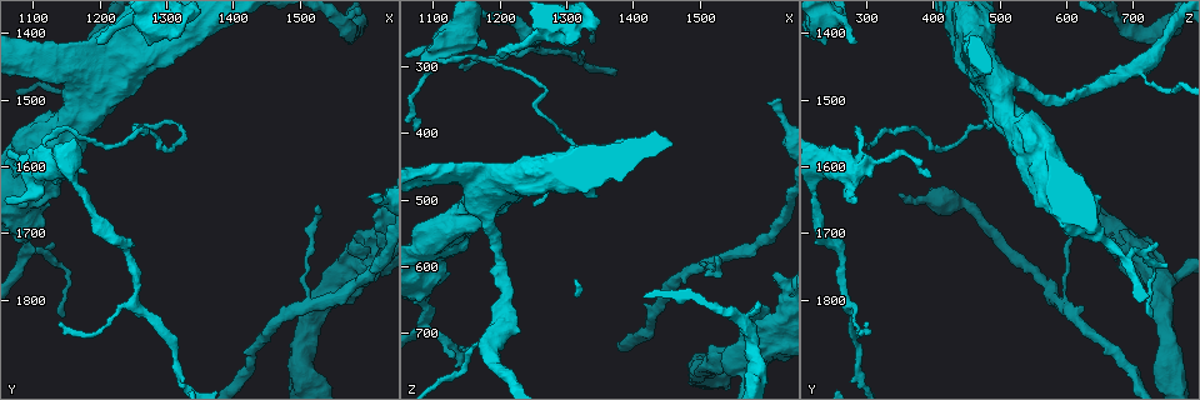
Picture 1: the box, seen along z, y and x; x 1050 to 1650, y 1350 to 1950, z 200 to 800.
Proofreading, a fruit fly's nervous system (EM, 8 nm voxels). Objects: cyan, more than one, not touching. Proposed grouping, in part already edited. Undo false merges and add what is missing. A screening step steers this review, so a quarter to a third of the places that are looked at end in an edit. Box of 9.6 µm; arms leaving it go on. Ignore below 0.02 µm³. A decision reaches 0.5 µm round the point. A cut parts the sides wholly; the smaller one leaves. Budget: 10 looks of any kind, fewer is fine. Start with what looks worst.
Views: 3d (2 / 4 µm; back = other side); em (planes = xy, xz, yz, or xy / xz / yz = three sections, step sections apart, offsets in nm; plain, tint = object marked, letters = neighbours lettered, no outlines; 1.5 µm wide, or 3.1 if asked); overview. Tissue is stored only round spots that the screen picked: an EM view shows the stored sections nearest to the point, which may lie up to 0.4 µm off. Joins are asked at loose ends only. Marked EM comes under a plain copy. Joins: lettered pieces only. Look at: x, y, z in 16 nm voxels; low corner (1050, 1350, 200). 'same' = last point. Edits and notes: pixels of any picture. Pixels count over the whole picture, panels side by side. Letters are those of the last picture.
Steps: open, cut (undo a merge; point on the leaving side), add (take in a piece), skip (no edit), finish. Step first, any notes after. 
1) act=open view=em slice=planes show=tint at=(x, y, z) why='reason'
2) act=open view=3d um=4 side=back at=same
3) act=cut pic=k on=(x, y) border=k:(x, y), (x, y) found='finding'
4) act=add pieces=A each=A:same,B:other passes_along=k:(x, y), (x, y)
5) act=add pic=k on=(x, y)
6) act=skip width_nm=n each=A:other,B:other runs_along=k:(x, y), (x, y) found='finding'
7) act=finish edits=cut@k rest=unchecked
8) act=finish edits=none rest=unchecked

act=open view=em slice=planes show=letters at=(1185, 1475, 520) why='calibre changes'

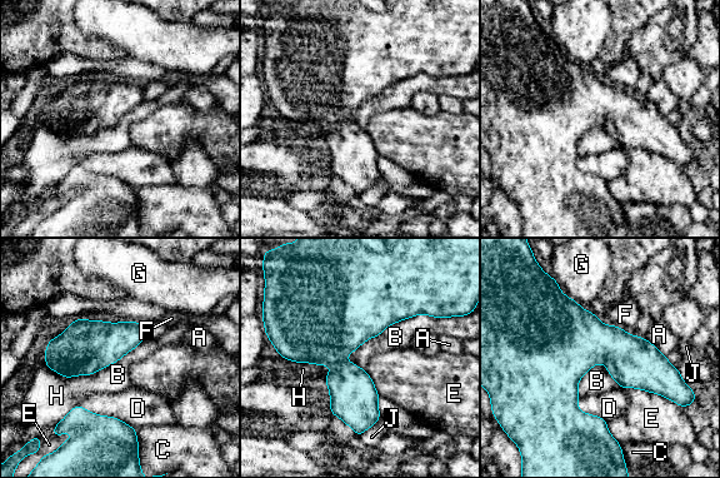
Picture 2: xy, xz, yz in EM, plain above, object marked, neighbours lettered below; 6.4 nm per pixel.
act=skip width_nm=190 each=A:other,B:other,C:other,D:other,E:other,F:other,G:other,H:other,J:other border=2:(436, 317), (394, 322), (345, 361) found='one neuron here'

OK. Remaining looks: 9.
act=open view=3d um=4 at=(1200, 1410, 285) why='an open end'

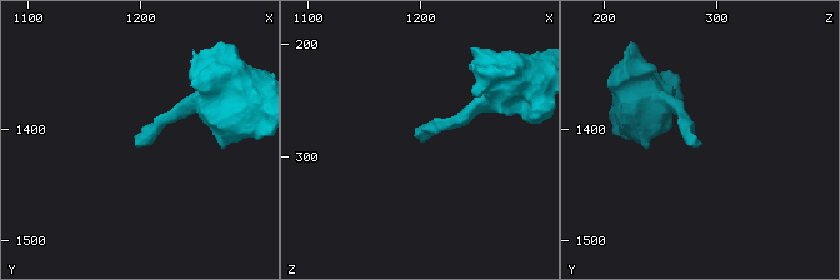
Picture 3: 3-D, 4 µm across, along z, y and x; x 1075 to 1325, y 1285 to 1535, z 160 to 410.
act=open view=em slice=planes show=letters at=(1196, 1406, 284)

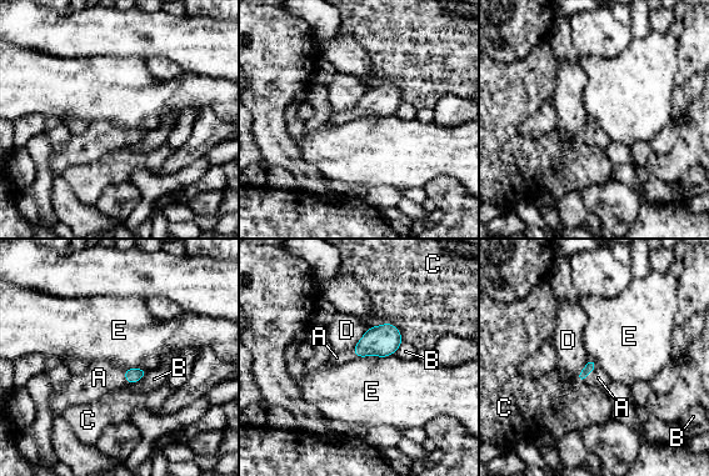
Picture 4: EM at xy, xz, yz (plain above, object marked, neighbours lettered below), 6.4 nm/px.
act=add pieces=A longest_contact=C:240nm each=A:same,B:other,C:other,D:other,E:other passes_along=4:(590, 366), (590, 371), (598, 377) found='it goes on there'

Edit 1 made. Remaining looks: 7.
act=open view=overview

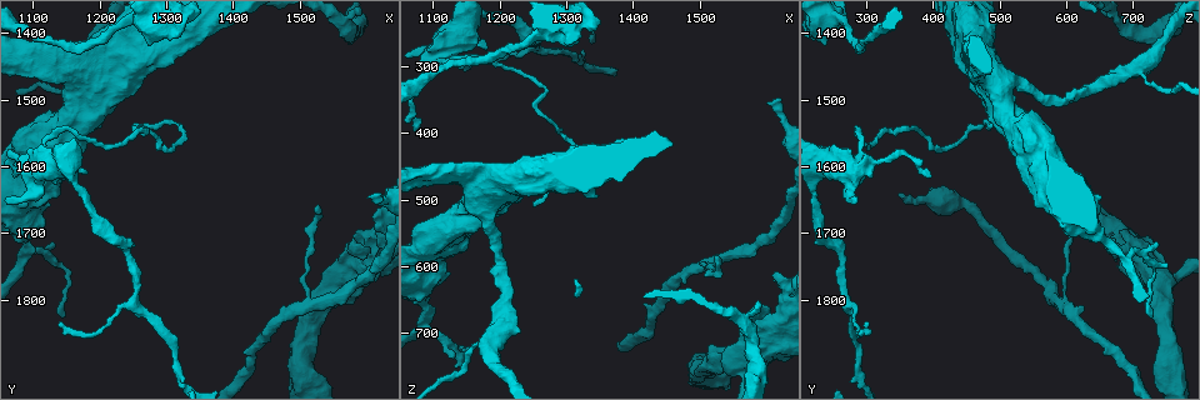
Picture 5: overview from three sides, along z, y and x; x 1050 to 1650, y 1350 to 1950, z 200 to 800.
act=open view=3d um=4 side=back at=(1120, 1555, 290) why='sharp bend'

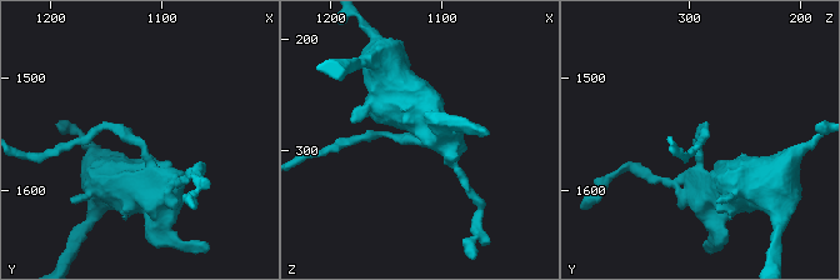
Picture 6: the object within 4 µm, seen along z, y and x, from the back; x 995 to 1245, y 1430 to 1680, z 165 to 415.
act=open view=em slice=yz step=8 show=tint at=(1120, 1560, 294)

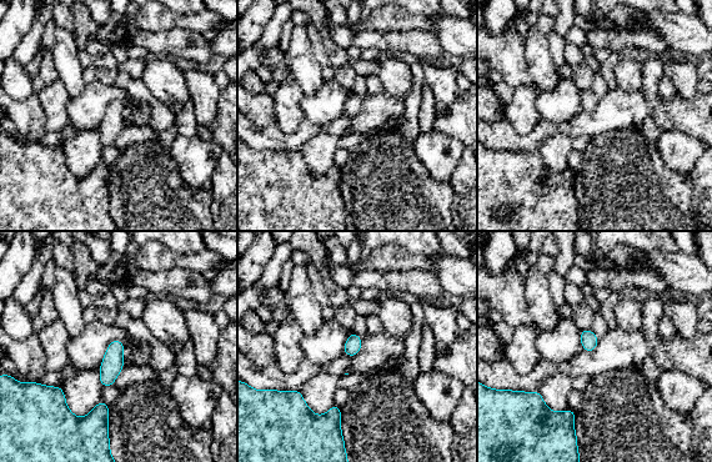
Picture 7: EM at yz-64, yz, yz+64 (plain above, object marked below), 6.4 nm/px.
act=open view=em slice=planes show=letters at=same why='another direction'

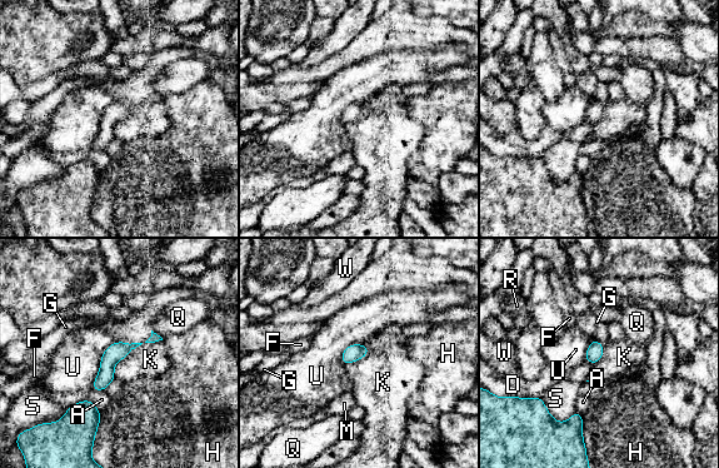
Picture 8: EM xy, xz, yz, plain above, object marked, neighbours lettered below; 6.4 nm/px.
act=skip each=A:other,D:other,F:other,G:other,H:other,K:other,M:other,Q:other,R:other,S:other,U:other,W:other border=8:(143, 343), (115, 364), (114, 377) found='all the same neuron'

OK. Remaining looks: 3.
act=open view=em slice=planes show=tint at=(1610, 1645, 350) why='free end'

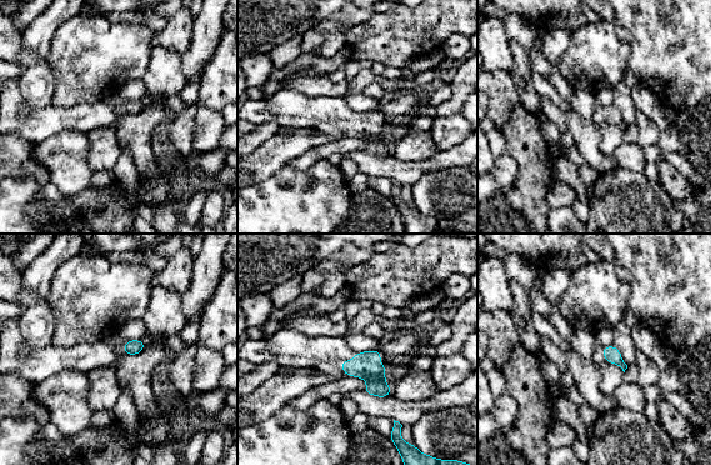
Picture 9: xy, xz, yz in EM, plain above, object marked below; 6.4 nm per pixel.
act=open view=em slice=planes show=letters at=same

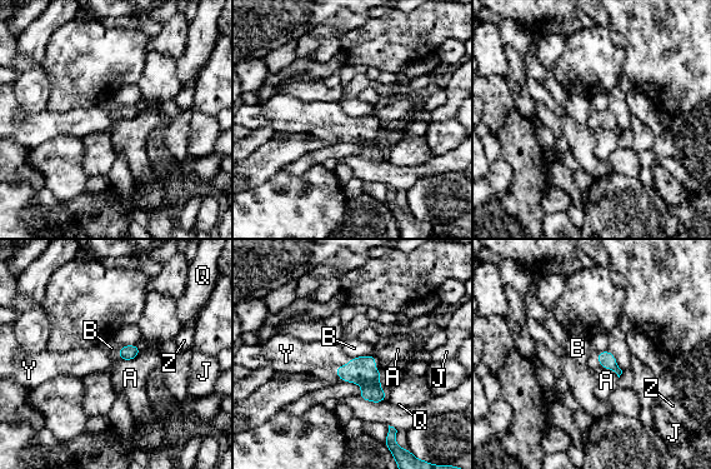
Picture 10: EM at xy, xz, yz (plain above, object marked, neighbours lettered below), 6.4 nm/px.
act=add pieces=Y longest_contact=Y:150nm each=A:other,B:other,J:other,Q:other,Y:same,Z:other passes_along=10:(357, 370), (343, 365), (305, 357) found='the neuron continues'

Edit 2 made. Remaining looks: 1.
act=finish edits=add@4,add@10 rest=unchecked

